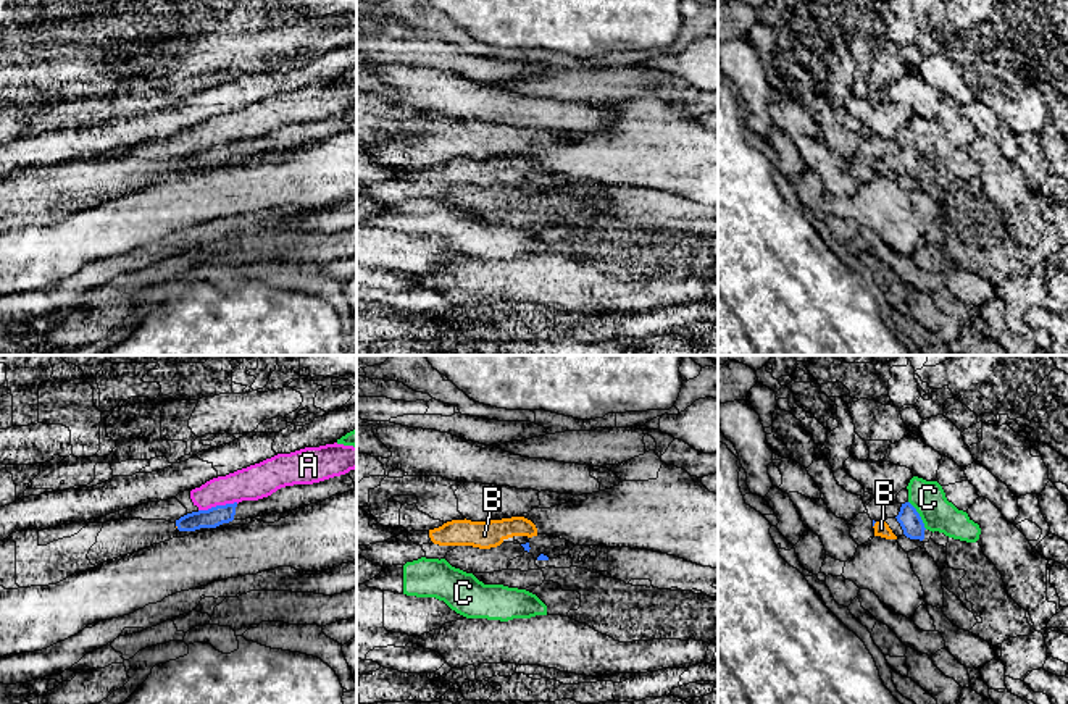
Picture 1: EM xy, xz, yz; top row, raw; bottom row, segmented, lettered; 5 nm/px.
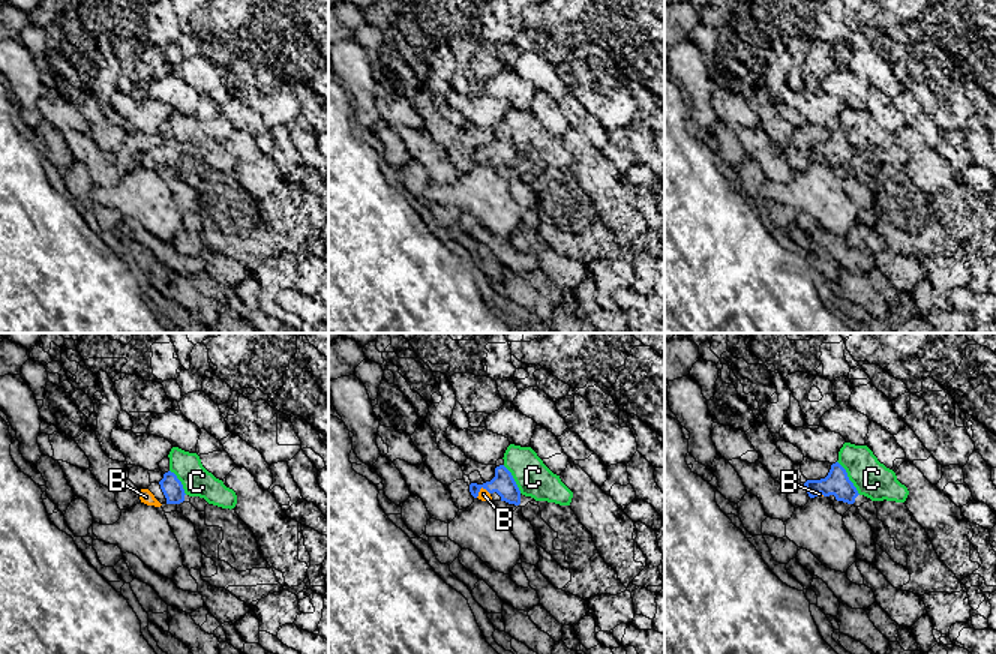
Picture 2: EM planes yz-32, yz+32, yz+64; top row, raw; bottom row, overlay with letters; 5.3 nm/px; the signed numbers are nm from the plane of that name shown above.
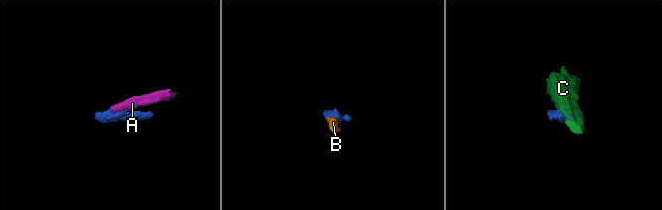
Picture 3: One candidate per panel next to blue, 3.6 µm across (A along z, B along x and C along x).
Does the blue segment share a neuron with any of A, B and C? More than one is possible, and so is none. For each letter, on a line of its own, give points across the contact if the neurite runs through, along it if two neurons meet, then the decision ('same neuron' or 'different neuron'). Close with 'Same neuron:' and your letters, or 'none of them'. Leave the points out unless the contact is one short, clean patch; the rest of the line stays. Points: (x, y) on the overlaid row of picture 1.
A: along xy (237, 502), (199, 511) | different neuron
B: across yz (873, 520), (873, 525), (881, 528) | same neuron
C: different neuron
Same neuron: B

